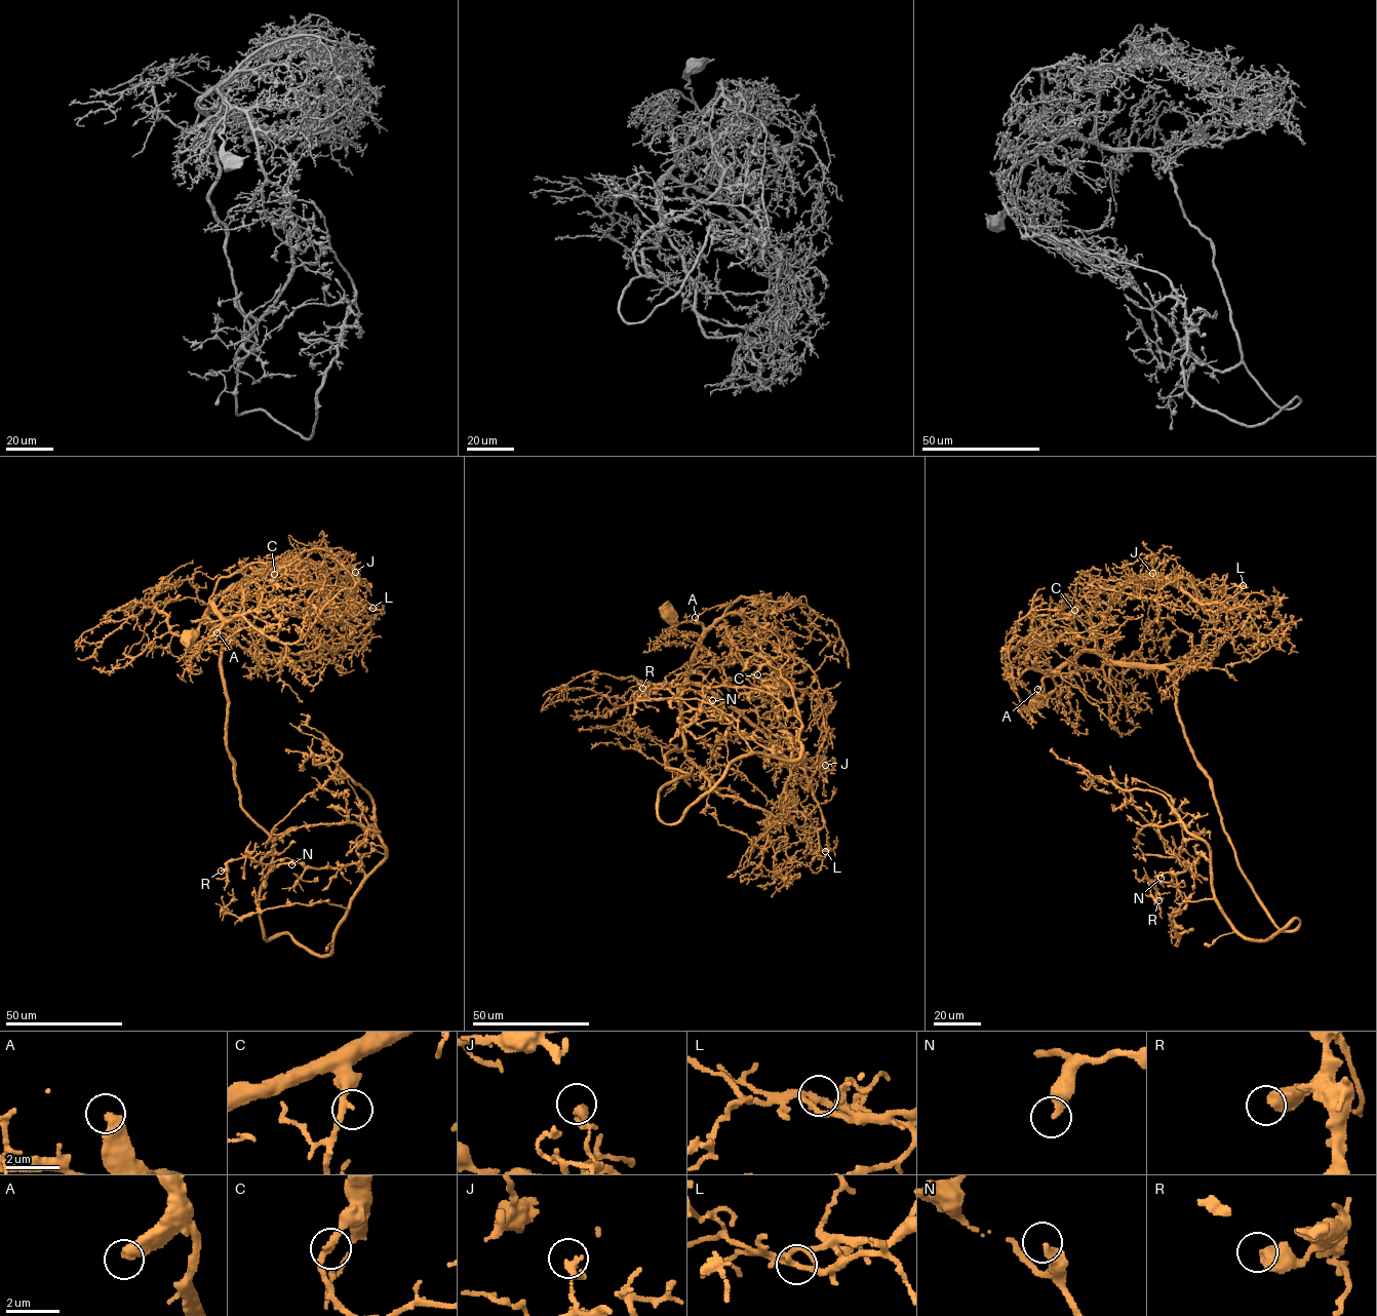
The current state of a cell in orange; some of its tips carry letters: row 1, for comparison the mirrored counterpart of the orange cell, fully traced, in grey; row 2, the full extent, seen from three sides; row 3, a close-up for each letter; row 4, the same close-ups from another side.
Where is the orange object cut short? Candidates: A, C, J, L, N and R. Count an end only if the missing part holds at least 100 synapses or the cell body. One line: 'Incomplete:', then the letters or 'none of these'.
Incomplete: A

